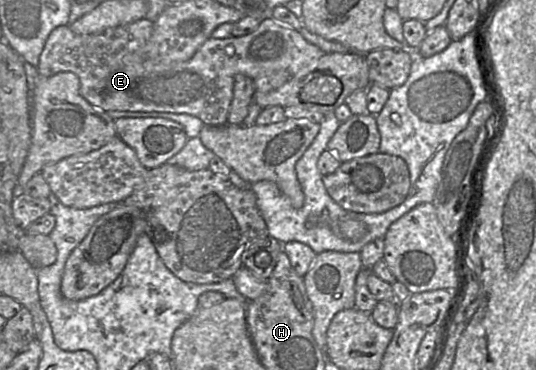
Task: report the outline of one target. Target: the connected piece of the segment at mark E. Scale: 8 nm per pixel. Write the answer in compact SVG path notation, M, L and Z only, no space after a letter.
M268 16L248 35L224 39L210 37L189 60L156 65L154 70L145 70L142 65L143 47L149 41L153 29L154 21L146 18L94 34L77 34L68 25L59 26L46 40L37 66L38 74L50 77L59 72L73 72L79 77L82 97L104 111L185 113L198 117L205 125L222 126L228 123L236 74L244 74L255 80L277 70L287 70L291 77L303 78L315 70L319 59L324 55L319 47L309 43L299 31Z

